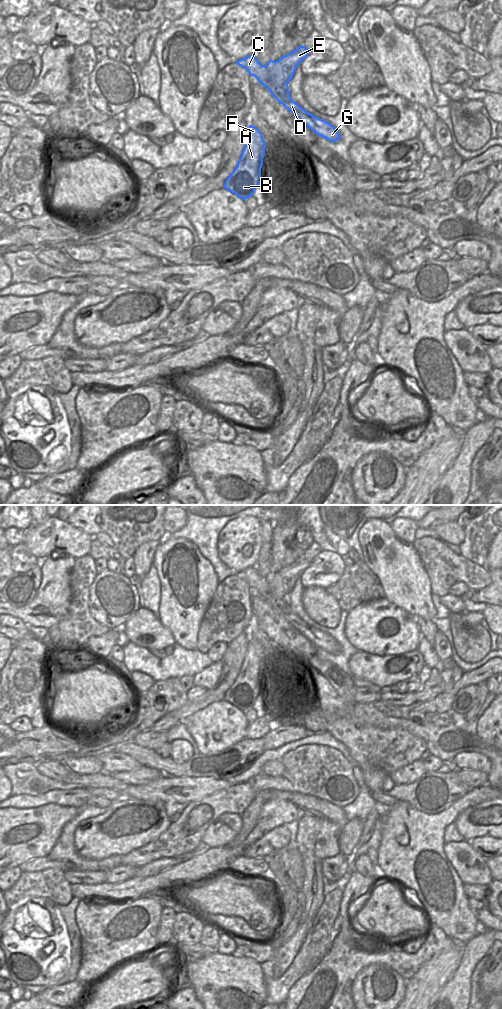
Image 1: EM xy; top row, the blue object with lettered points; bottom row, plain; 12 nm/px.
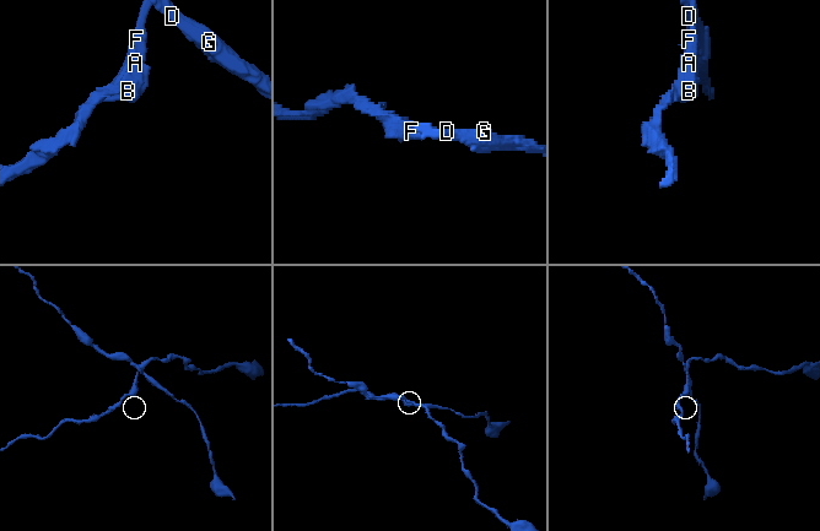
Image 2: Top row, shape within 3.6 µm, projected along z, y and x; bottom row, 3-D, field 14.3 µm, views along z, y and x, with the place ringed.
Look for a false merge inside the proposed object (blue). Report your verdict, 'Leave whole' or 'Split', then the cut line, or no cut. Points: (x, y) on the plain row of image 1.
Split. Split along xy (265, 578), (269, 583), (269, 594), (271, 596), (287, 598)

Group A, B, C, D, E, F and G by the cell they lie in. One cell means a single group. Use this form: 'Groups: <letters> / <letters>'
Groups: A B E F / C D G

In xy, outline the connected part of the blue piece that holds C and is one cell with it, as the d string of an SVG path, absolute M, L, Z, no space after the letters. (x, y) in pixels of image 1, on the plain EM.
M254 566L242 570L236 575L245 580L250 588L254 588L258 594L265 598L271 607L286 621L294 626L303 636L317 647L331 653L339 653L341 647L329 634L322 632L300 619L291 609L289 598L274 598L270 596L270 583L262 577Z

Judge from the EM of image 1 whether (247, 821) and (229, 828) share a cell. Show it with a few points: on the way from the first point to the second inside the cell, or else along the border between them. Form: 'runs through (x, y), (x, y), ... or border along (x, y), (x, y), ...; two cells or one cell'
border along (241, 815), (241, 830), (228, 842); two cells

